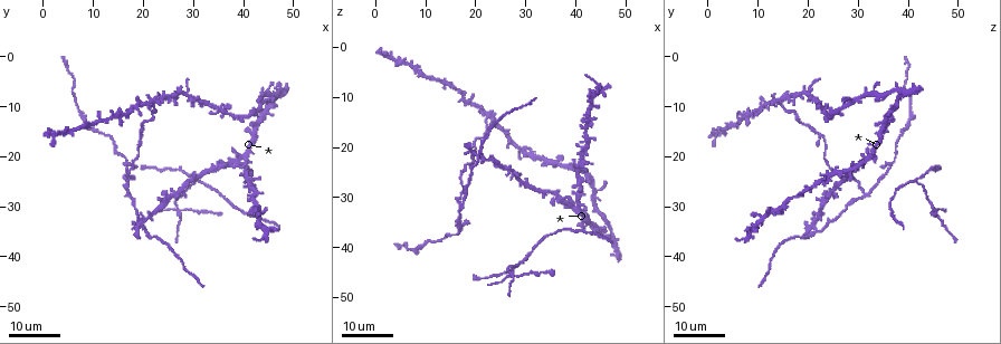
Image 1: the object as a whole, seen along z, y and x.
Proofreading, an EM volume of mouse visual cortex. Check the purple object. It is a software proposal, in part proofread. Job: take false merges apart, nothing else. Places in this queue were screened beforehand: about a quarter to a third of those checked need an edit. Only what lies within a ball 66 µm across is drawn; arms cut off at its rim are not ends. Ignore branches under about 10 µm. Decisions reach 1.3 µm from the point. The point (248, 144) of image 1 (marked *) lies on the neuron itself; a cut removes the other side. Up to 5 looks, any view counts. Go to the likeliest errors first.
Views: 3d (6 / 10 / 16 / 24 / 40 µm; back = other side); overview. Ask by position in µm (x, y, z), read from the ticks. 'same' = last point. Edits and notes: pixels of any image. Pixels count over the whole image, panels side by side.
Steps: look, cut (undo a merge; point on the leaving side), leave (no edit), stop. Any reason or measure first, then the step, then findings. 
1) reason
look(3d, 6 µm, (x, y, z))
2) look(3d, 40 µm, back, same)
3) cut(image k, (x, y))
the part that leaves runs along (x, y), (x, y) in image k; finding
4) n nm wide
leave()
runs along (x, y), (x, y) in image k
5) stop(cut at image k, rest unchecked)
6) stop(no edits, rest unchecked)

looks like a crossing
look(3d, 16 µm, (27.0, 30.5, 45.5))

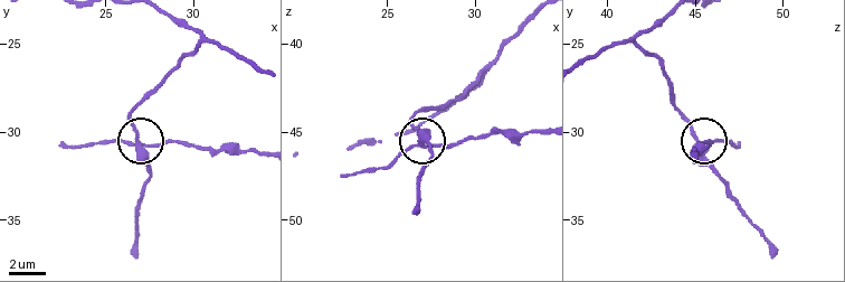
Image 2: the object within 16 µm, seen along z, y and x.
look(3d, 6 µm, (26.9, 30.9, 45.6))

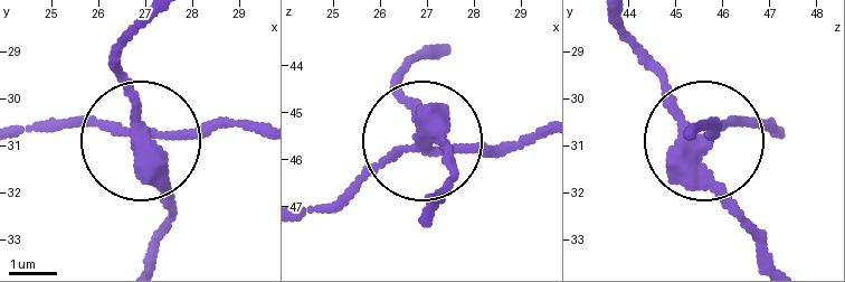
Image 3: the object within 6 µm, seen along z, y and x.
5 arms
cut(image 3, (208, 135))
two neurons meet here

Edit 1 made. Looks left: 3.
see it whole again
look(overview)

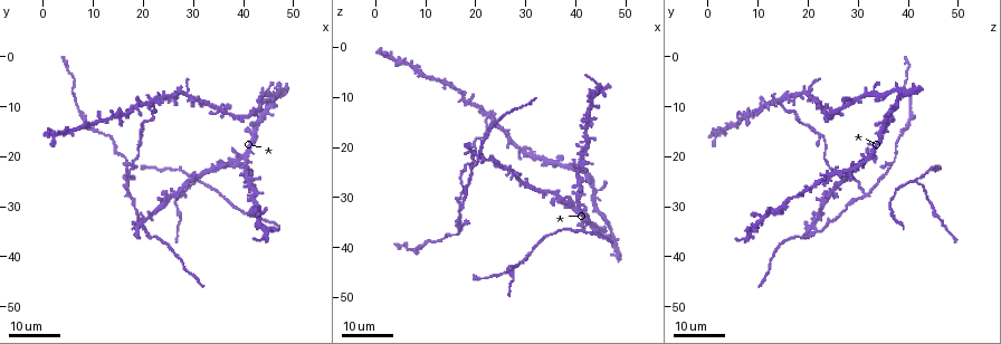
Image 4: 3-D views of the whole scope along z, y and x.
side arm on a straight run
look(3d, 24 µm, (30.0, 24.5, 41.0))

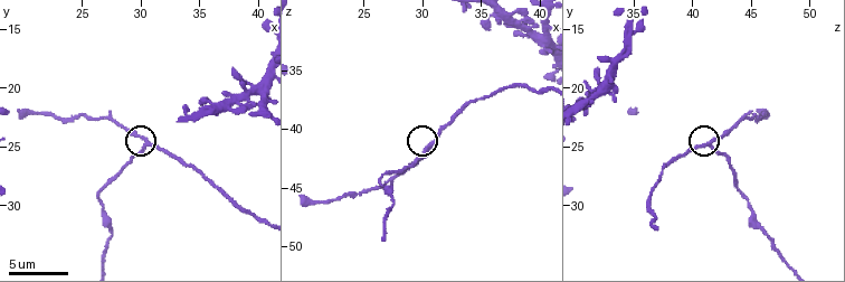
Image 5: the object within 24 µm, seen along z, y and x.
look(3d, 6 µm, (30.4, 24.8, 41.6))

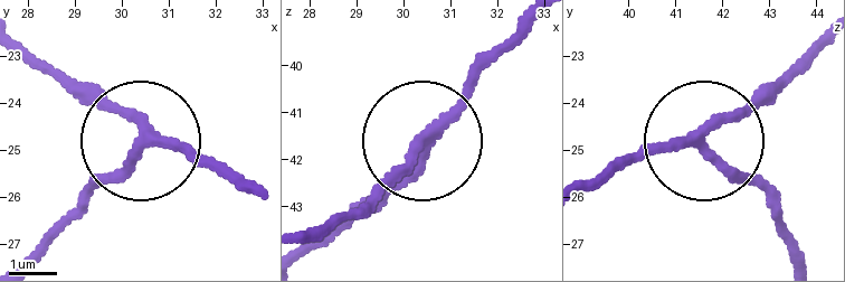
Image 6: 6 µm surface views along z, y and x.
leave()
one neuron here

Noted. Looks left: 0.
stop(cut at image 3, rest unchecked)

